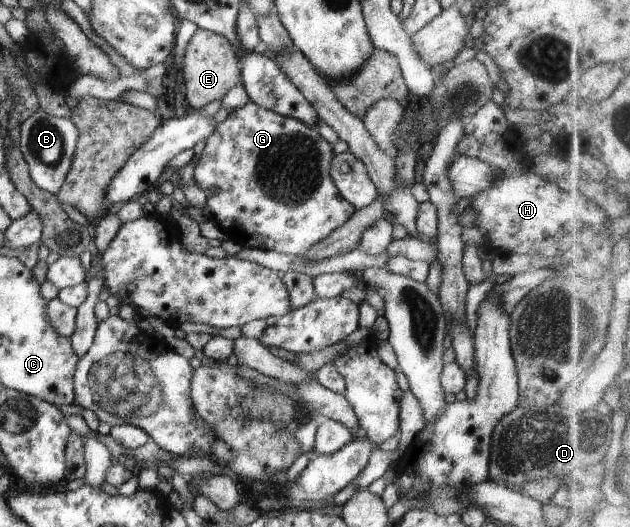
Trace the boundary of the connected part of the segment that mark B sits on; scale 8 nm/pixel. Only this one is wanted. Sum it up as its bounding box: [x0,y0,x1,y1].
[19,108,78,195]

